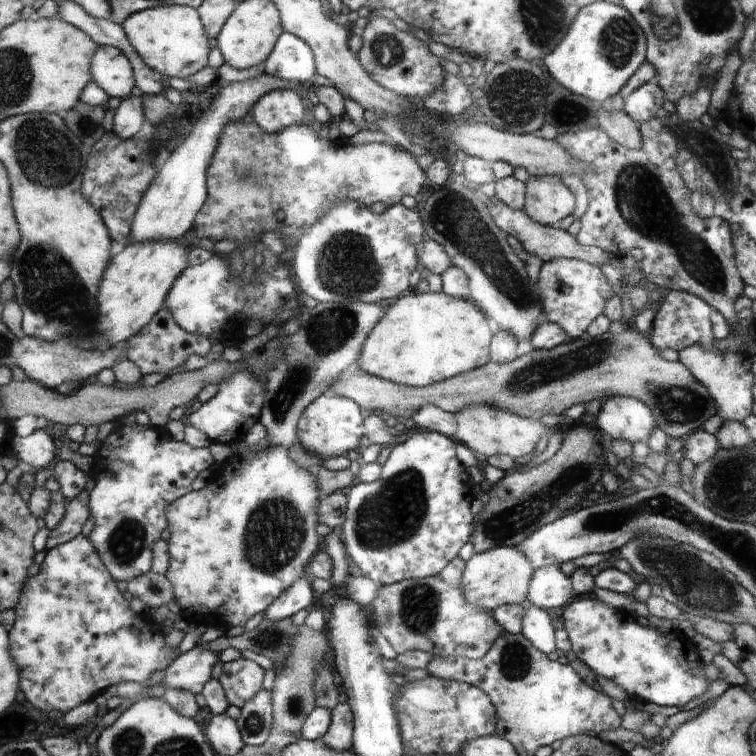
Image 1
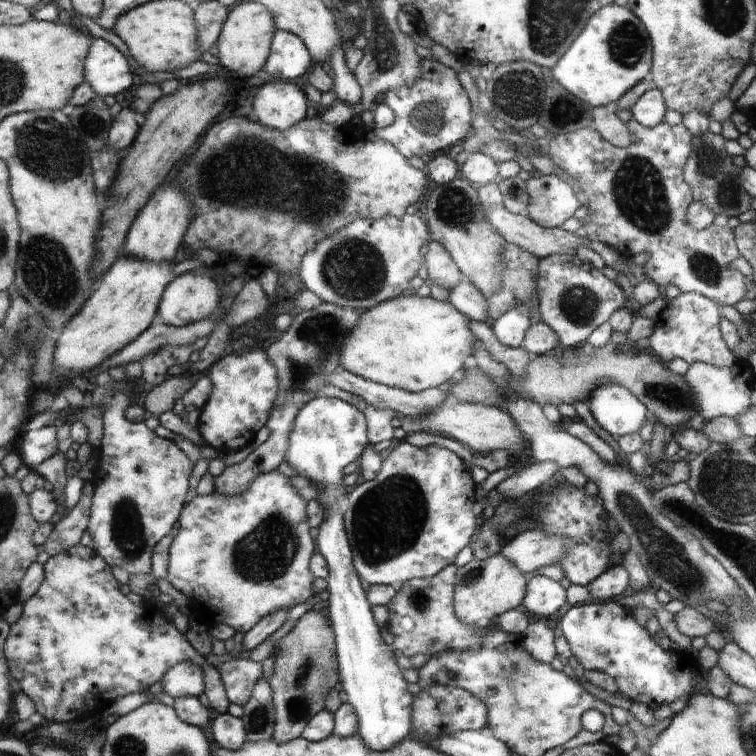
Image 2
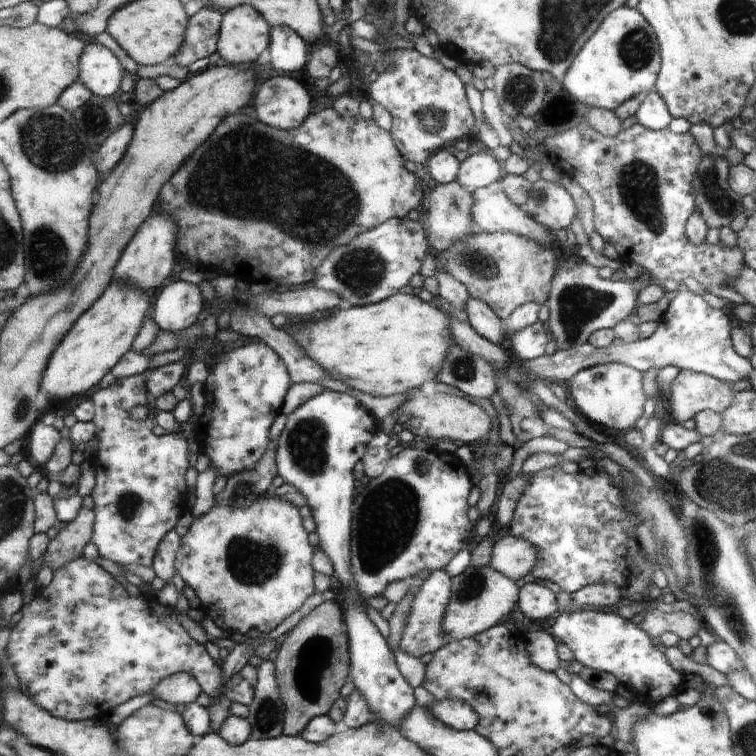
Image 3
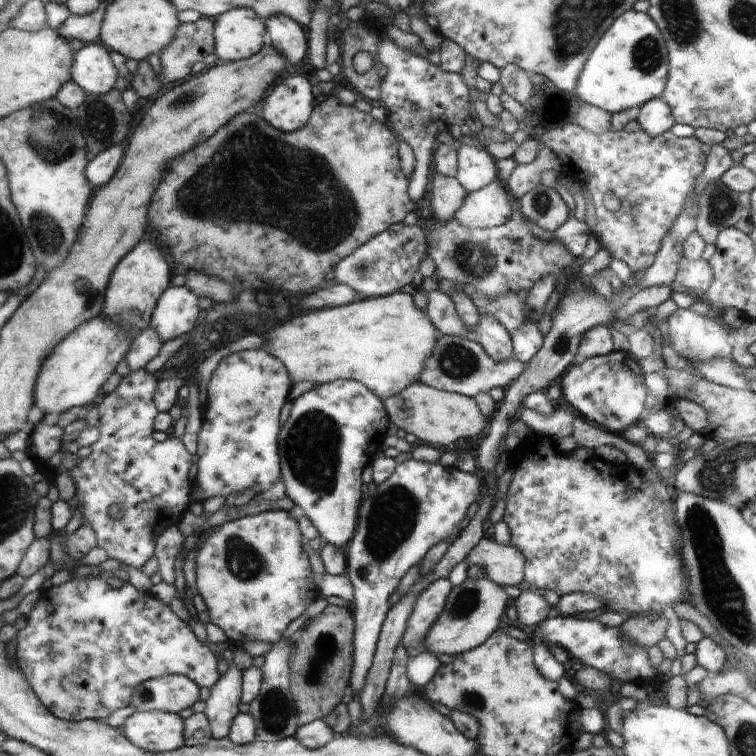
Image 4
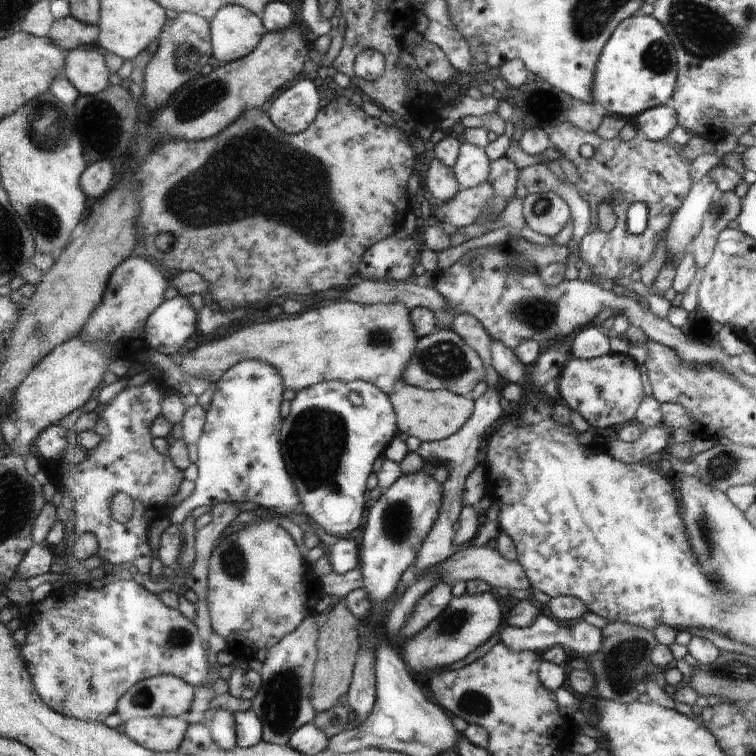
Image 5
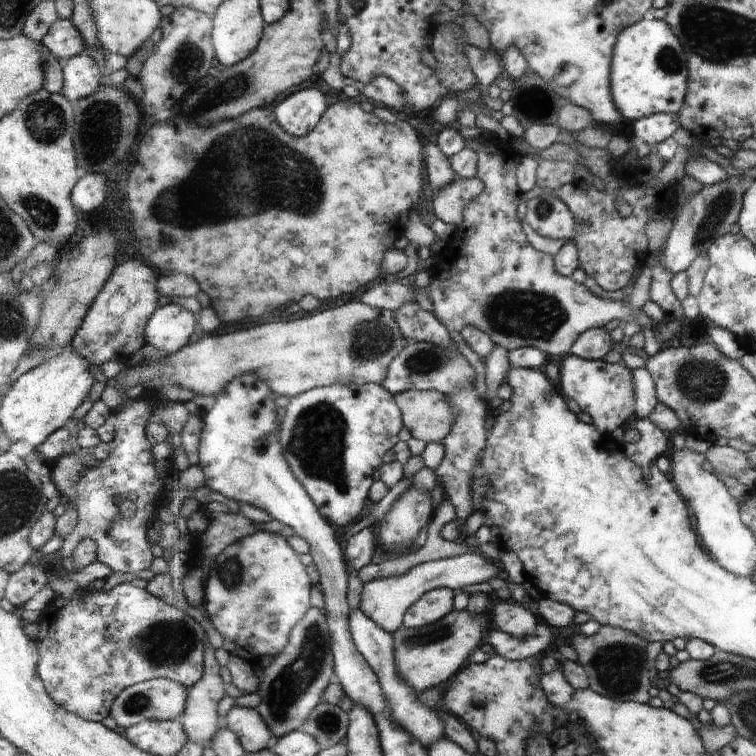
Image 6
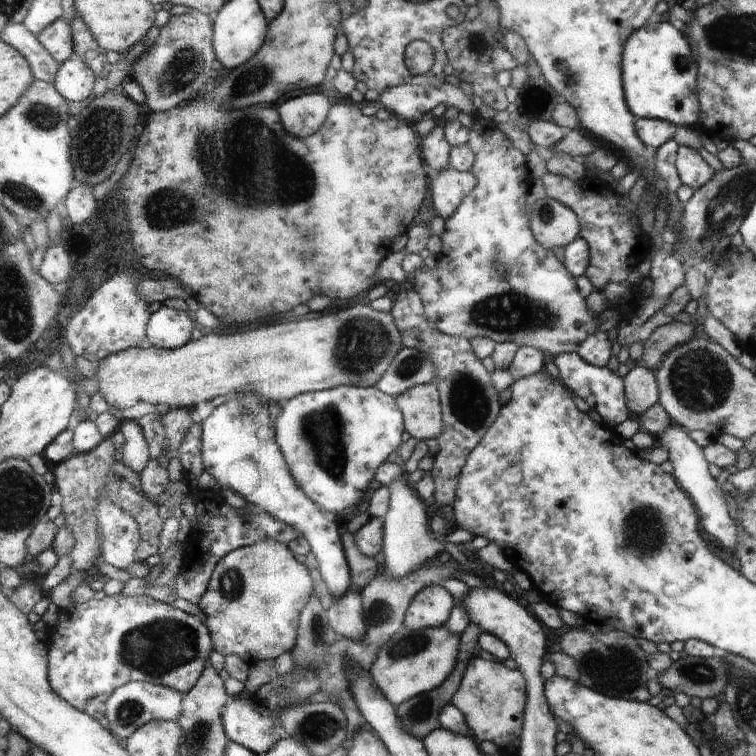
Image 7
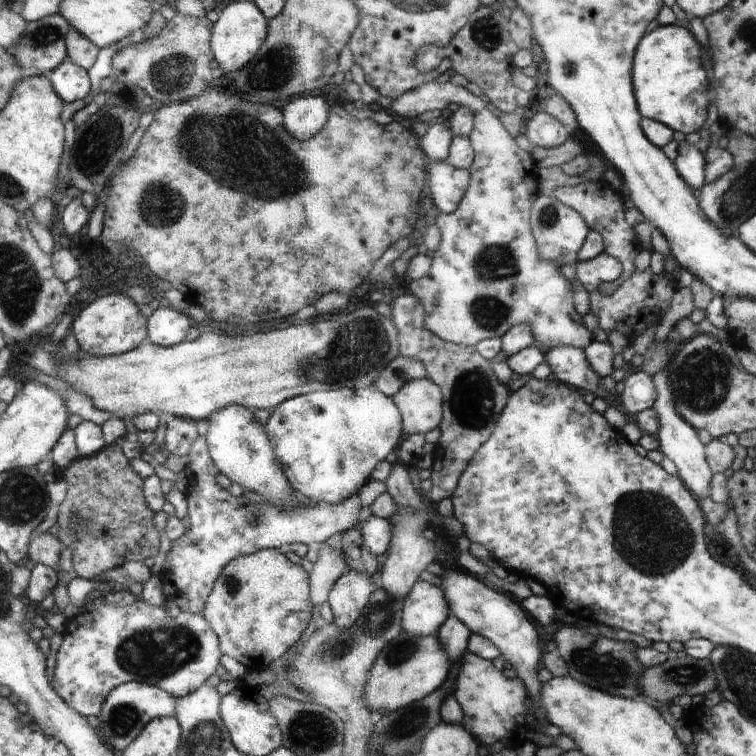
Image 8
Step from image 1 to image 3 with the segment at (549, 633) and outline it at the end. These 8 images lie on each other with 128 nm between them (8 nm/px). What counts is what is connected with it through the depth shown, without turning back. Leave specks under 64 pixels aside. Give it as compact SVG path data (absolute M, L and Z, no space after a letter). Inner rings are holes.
M545 630L530 631L526 634L529 641L529 652L534 665L547 672L554 673L560 667L557 654L558 642Z

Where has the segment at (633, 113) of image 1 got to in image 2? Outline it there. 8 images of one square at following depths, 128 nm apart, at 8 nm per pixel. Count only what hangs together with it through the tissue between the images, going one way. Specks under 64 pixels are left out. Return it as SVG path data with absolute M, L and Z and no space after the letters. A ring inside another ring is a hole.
M657 87L646 90L631 109L632 119L645 127L654 127L663 122L666 111L664 98Z

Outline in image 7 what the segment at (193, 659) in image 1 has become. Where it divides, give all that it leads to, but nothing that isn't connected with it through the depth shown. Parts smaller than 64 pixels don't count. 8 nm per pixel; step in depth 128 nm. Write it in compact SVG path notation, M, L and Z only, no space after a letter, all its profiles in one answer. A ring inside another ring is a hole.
M130 681L118 687L109 696L106 707L106 720L108 728L119 739L125 741L131 734L134 734L141 726L153 720L176 721L180 716L183 694L175 688L155 685L149 682Z

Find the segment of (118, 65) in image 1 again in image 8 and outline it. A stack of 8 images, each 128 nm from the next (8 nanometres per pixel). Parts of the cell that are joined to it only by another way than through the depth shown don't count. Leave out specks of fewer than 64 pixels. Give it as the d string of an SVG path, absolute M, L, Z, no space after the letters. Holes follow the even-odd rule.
M68 58L61 67L48 76L53 81L62 100L66 102L84 100L90 94L88 71L81 65L74 64Z

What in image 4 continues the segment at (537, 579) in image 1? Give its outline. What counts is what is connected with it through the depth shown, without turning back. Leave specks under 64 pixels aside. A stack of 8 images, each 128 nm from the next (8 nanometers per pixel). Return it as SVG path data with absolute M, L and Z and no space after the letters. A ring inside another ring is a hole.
M532 588L530 590L522 590L520 596L515 598L513 615L524 626L536 626L548 618L550 608L552 606L540 594L536 594L536 589Z

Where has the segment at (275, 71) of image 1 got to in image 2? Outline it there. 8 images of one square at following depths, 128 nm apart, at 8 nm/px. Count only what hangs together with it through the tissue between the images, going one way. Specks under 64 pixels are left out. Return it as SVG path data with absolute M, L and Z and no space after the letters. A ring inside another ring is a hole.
M277 29L269 61L263 70L276 80L294 80L313 67L313 56L305 42L293 33Z

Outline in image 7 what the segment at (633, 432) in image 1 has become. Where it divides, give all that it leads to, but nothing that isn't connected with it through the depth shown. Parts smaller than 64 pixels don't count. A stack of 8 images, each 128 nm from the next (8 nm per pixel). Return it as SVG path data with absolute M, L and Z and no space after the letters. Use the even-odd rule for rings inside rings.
M577 352L562 353L551 359L558 367L559 378L565 381L565 385L571 388L575 395L585 400L590 408L596 410L604 422L618 425L629 419L629 407L625 399L625 383L622 377L610 371L607 366L591 365Z

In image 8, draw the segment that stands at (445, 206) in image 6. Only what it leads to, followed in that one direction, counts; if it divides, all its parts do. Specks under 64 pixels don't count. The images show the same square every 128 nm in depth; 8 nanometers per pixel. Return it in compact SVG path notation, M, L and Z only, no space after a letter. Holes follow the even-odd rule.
M448 160L432 162L428 195L435 202L436 212L453 213L469 188L468 169L459 169Z

